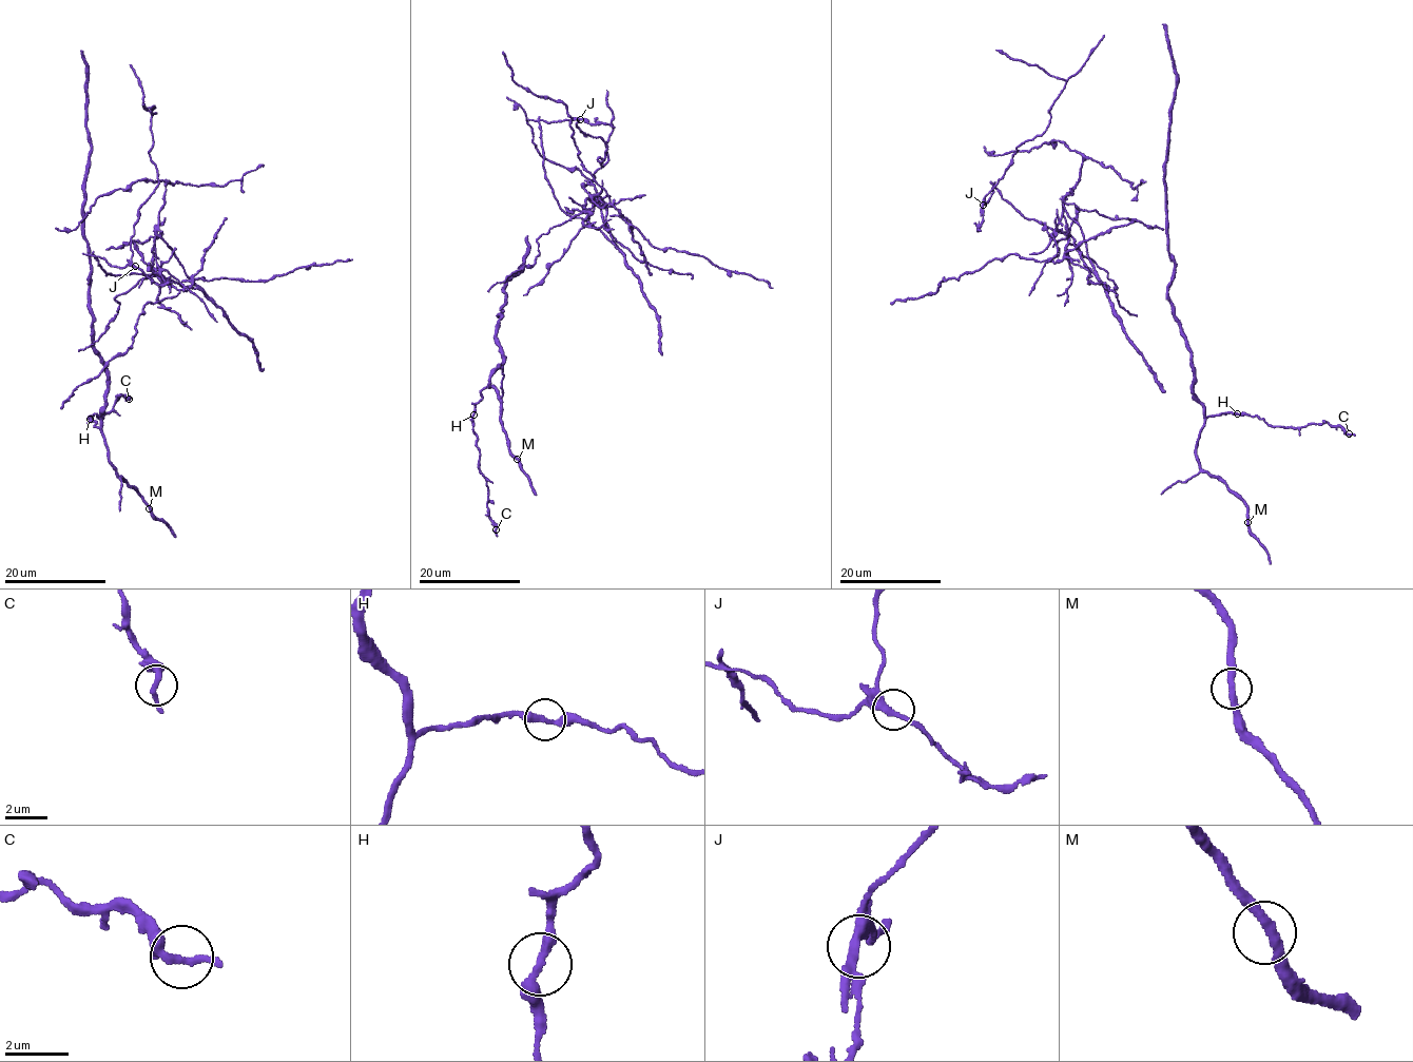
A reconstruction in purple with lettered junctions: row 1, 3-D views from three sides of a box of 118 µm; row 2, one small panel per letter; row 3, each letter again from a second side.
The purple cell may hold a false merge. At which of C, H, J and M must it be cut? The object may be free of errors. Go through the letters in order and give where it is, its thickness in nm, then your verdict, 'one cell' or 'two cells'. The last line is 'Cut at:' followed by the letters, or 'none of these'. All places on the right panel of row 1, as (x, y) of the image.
C: (1349, 433) | 280 nm | one cell
H: (1237, 413) | 280 nm | one cell
J: (983, 205) | 300 nm | two cells
M: (1247, 522) | 320 nm | one cell
Cut at: J

